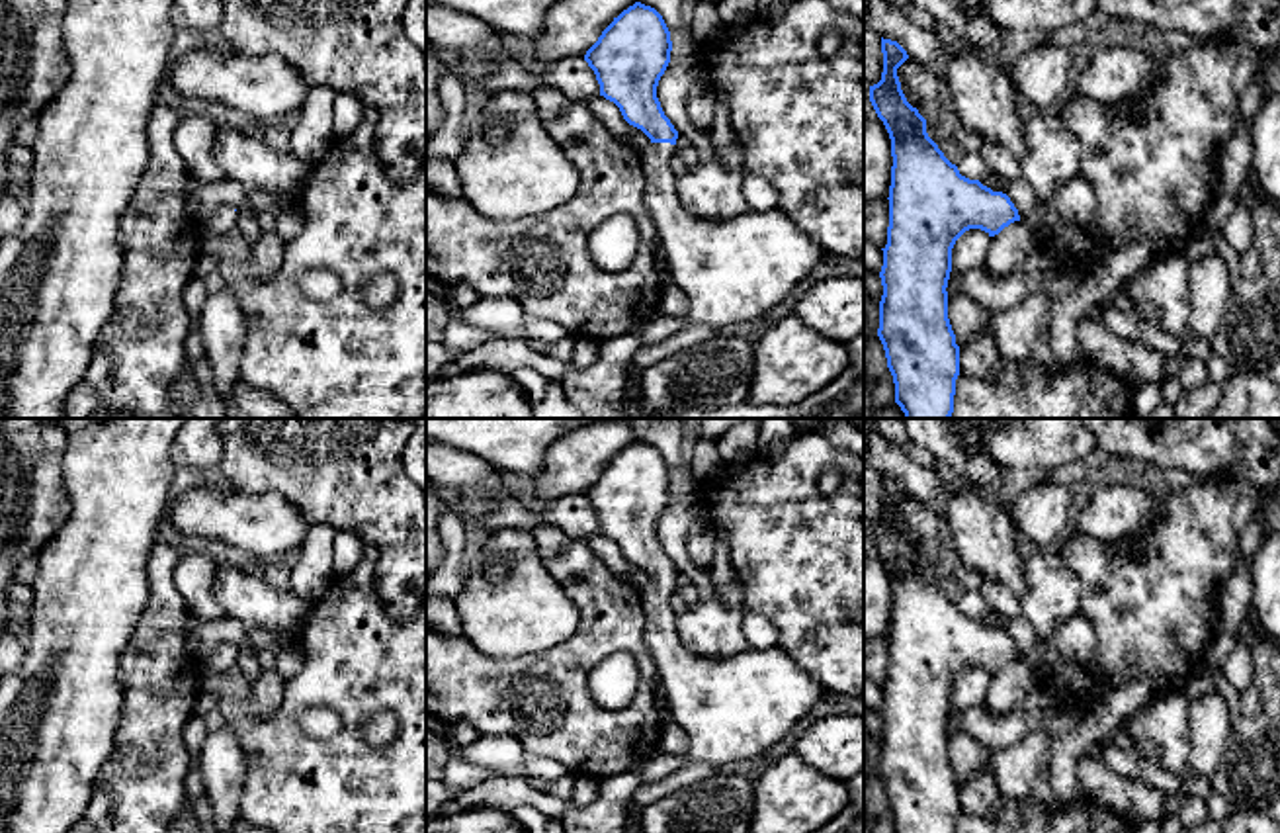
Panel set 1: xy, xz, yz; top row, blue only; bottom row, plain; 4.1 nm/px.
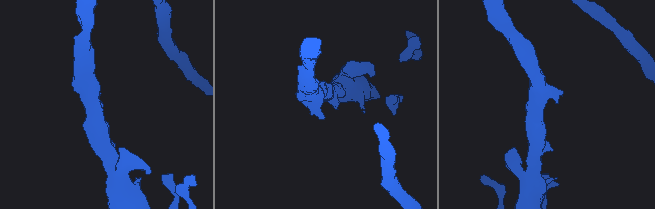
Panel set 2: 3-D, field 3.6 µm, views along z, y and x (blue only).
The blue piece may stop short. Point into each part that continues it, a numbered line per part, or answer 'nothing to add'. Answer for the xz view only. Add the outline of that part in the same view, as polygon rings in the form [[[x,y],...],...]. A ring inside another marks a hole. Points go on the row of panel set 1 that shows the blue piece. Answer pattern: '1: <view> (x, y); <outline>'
1: xz (737, 270); [[[651,143],[639,153],[664,274],[688,299],[682,317],[657,315],[641,329],[643,346],[688,327],[739,330],[770,315],[829,254],[780,207],[721,221],[690,213],[670,170],[676,145]]]

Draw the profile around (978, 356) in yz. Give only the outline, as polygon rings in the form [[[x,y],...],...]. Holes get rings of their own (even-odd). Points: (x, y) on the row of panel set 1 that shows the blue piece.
[[[977,330],[960,348],[960,373],[975,375],[993,381],[999,373],[1001,354],[995,344],[995,334]]]

